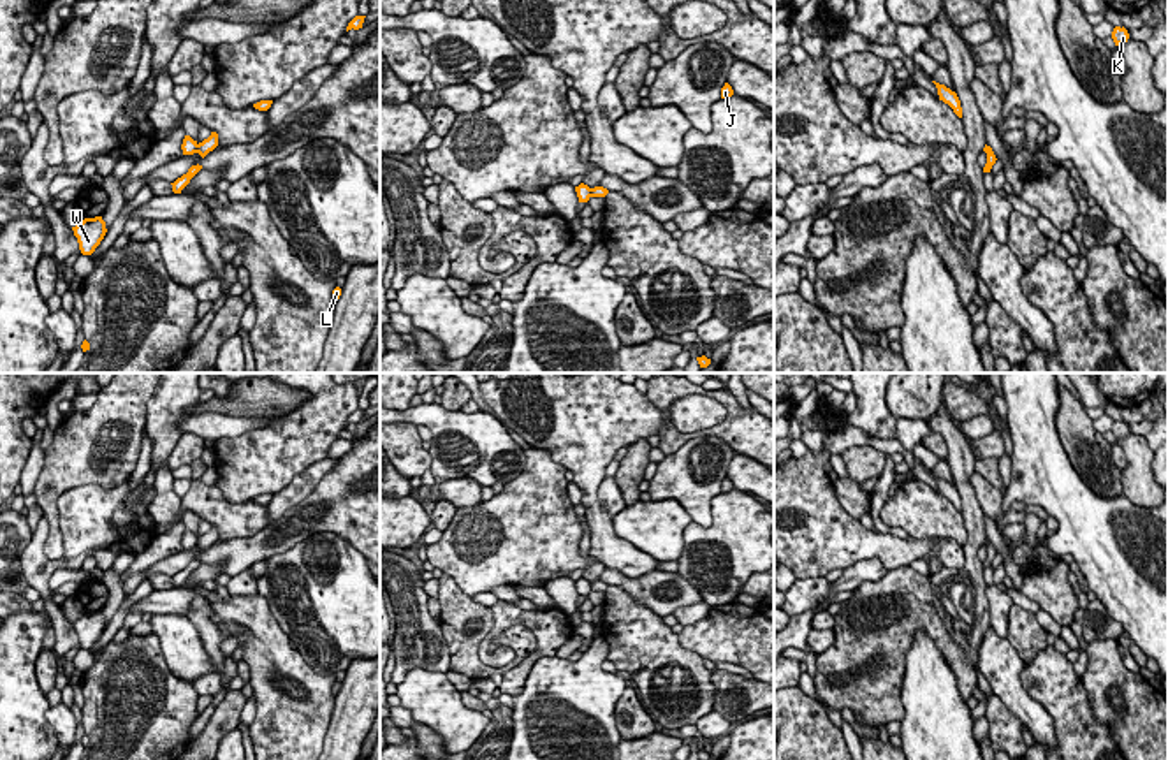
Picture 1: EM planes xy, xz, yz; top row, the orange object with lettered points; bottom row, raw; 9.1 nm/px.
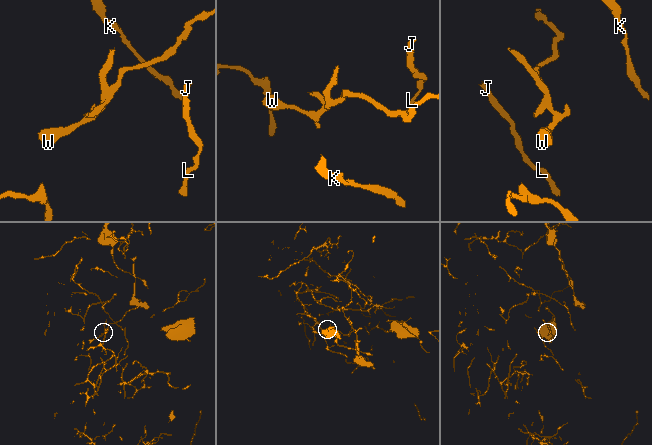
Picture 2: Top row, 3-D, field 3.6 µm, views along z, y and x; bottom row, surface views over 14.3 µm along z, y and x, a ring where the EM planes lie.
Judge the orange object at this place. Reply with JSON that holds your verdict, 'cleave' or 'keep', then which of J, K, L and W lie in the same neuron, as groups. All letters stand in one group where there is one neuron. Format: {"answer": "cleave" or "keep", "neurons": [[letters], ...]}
{"answer": "cleave", "neurons": [["J", "L", "W"], ["K"]]}

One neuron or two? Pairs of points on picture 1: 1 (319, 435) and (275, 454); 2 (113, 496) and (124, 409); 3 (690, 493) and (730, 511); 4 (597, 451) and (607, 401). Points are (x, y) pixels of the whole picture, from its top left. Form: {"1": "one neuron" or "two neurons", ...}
{"1": "one neuron", "2": "two neurons", "3": "two neurons", "4": "one neuron"}

